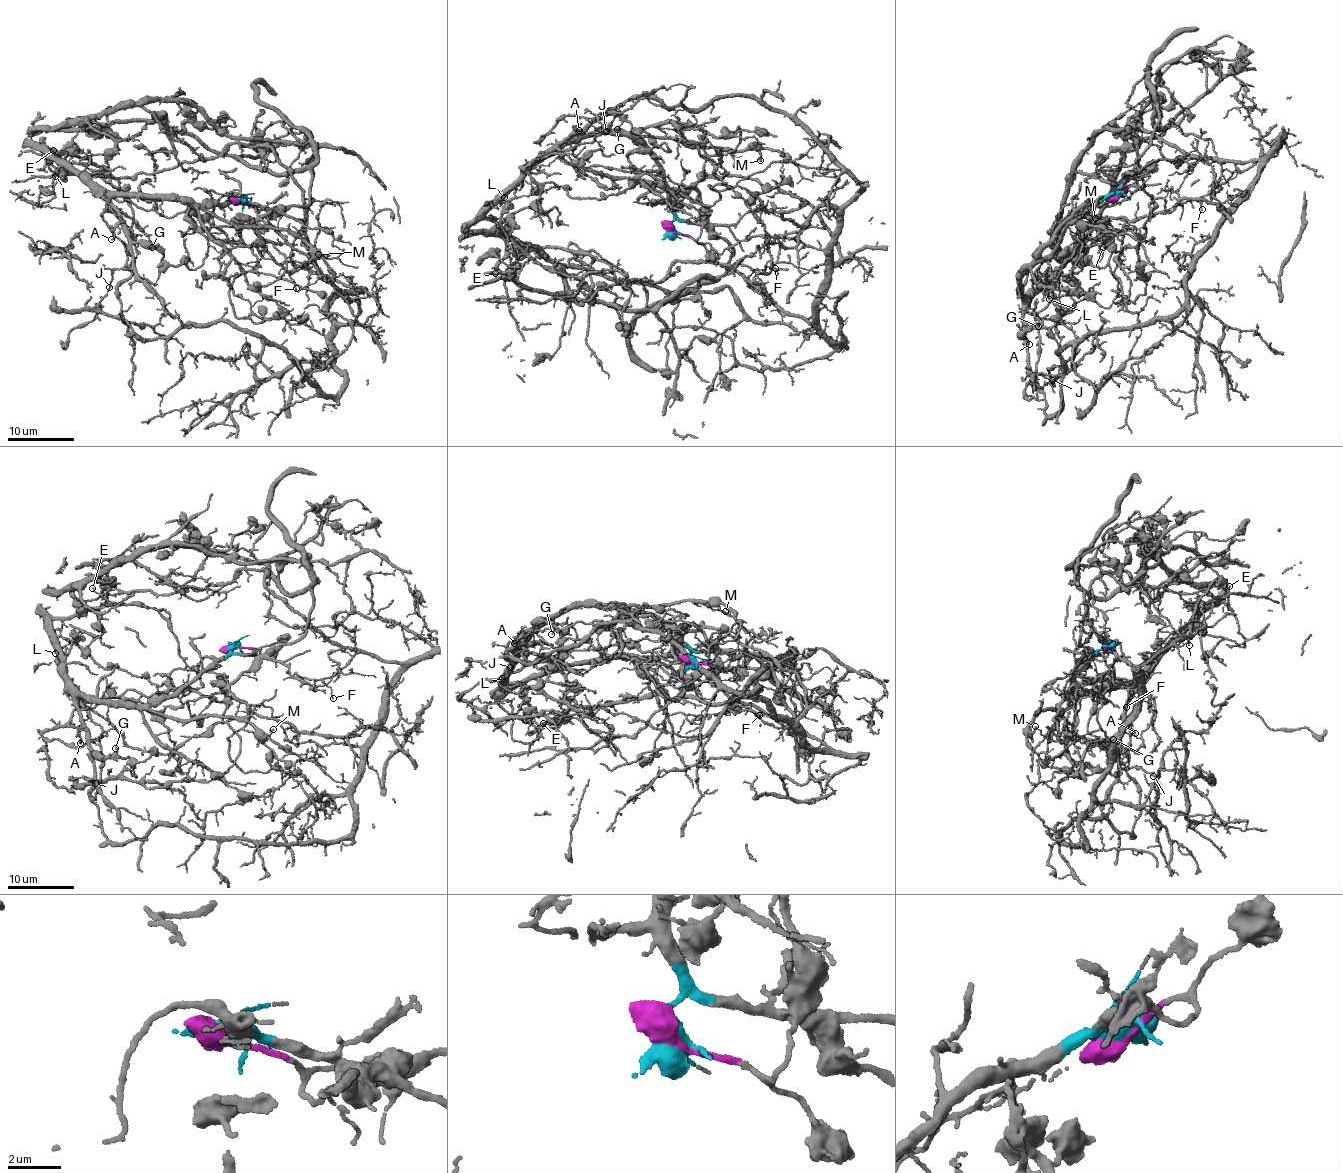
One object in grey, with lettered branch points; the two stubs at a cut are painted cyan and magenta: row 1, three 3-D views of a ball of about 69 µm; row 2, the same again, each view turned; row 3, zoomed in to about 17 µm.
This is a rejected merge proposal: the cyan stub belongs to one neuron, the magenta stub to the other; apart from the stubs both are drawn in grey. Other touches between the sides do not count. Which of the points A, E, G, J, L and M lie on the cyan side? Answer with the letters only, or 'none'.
A, E, G, J, L, M

